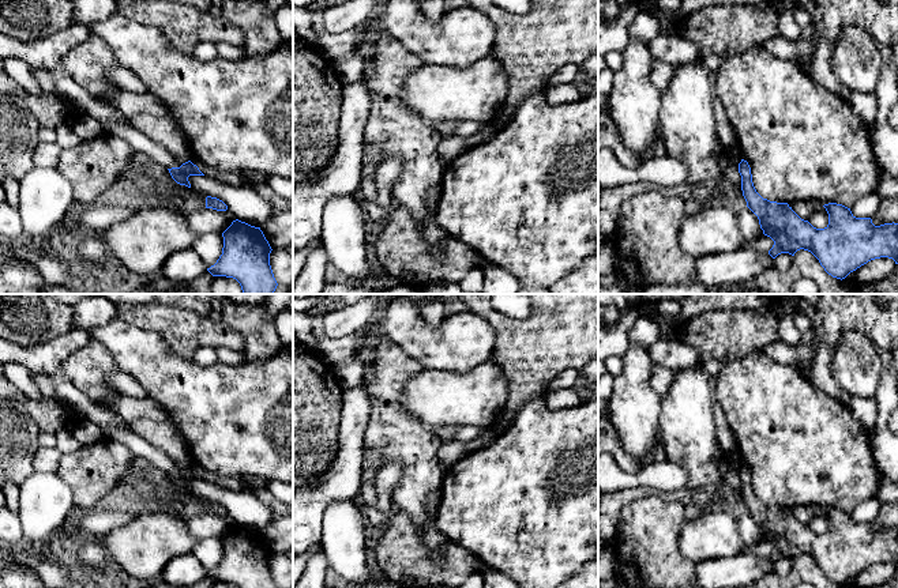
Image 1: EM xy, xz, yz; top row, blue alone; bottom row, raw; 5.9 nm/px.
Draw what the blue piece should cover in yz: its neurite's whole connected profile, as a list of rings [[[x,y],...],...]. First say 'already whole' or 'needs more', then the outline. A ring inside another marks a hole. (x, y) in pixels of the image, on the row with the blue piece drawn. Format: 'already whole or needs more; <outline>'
already whole; [[[747,161],[739,163],[739,173],[747,207],[758,216],[763,234],[774,241],[769,250],[773,259],[781,253],[794,256],[804,249],[819,260],[829,275],[841,280],[875,259],[888,257],[898,264],[898,223],[875,226],[871,218],[856,218],[850,208],[829,203],[823,206],[829,225],[816,229],[788,203],[763,199],[754,186]]]

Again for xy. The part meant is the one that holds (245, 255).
already whole; [[[236,219],[222,237],[222,255],[207,271],[236,279],[243,294],[274,294],[278,283],[270,265],[273,249],[260,227]]]

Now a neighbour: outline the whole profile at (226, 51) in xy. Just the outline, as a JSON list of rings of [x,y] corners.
[[[219,42],[215,46],[217,46],[218,56],[226,60],[238,60],[245,56],[244,49],[228,42]]]

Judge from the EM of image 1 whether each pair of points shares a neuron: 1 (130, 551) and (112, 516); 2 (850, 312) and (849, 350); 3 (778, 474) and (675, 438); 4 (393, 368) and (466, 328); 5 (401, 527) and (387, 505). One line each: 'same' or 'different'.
1: different
2: different
3: different
4: different
5: different

